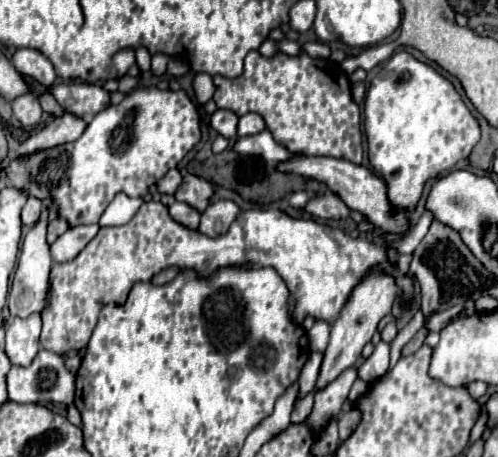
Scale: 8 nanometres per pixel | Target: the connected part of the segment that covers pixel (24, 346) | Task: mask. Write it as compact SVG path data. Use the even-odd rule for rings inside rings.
M32 313L26 319L16 317L12 321L12 325L6 329L4 351L12 365L28 367L32 363L32 359L36 357L36 353L40 349L40 343L38 343L40 327L42 327L40 315Z

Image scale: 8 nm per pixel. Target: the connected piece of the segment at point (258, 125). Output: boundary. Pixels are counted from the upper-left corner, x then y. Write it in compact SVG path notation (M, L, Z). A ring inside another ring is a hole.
M248 113L244 117L240 117L240 125L238 125L238 135L256 135L260 131L266 129L266 123L262 119L262 115L258 113Z

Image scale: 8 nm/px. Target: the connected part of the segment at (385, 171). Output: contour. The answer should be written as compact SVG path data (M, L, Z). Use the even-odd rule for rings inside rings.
M406 51L394 53L372 79L364 105L364 129L370 165L382 175L392 209L404 213L416 209L428 179L466 159L480 139L480 125L454 85Z

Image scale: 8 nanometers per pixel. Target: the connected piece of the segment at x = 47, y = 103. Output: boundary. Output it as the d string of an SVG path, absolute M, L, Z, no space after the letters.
M40 97L40 105L52 117L62 117L64 115L64 109L54 101L54 97Z

